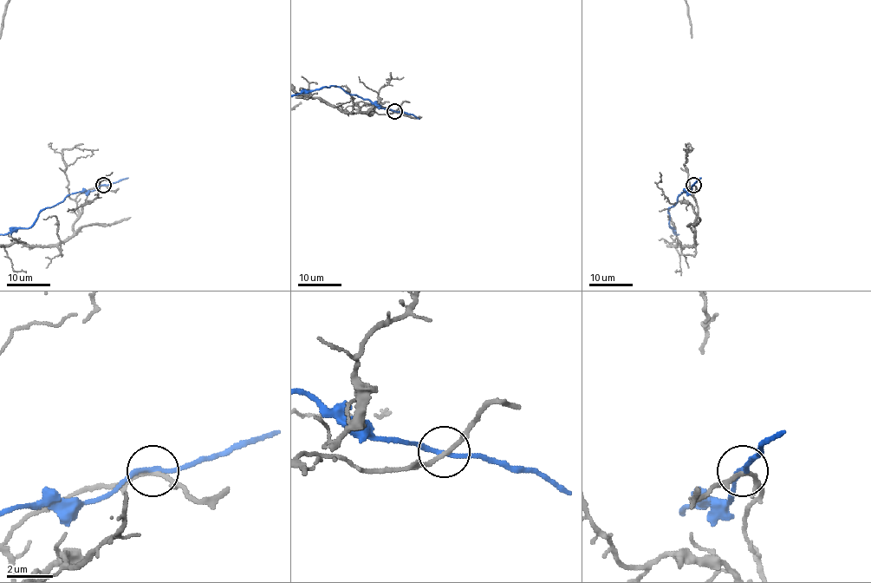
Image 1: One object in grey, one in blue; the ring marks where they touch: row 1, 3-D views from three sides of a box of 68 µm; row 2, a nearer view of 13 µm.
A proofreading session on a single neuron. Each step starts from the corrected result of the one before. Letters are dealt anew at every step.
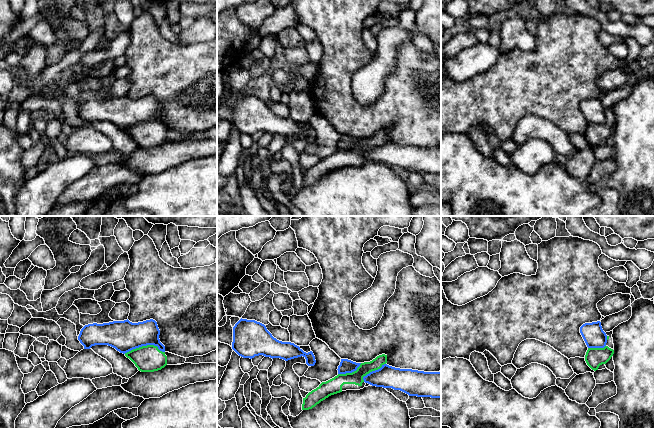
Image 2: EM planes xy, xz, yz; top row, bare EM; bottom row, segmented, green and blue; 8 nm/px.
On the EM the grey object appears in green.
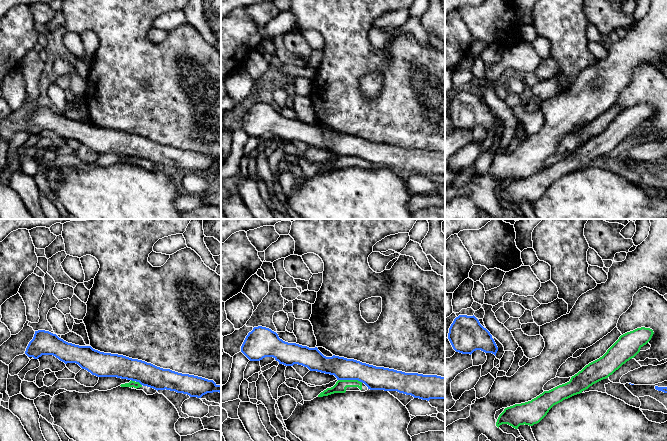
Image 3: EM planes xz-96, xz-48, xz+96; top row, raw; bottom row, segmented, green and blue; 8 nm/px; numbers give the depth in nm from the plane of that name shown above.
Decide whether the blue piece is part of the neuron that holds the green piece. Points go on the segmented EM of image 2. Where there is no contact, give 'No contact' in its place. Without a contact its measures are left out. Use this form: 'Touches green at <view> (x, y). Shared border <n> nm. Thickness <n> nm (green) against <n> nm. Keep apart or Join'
Touches green at xy (144, 346). Shared border 320 nm. Thickness 220 nm (green) against 240 nm. Keep apart

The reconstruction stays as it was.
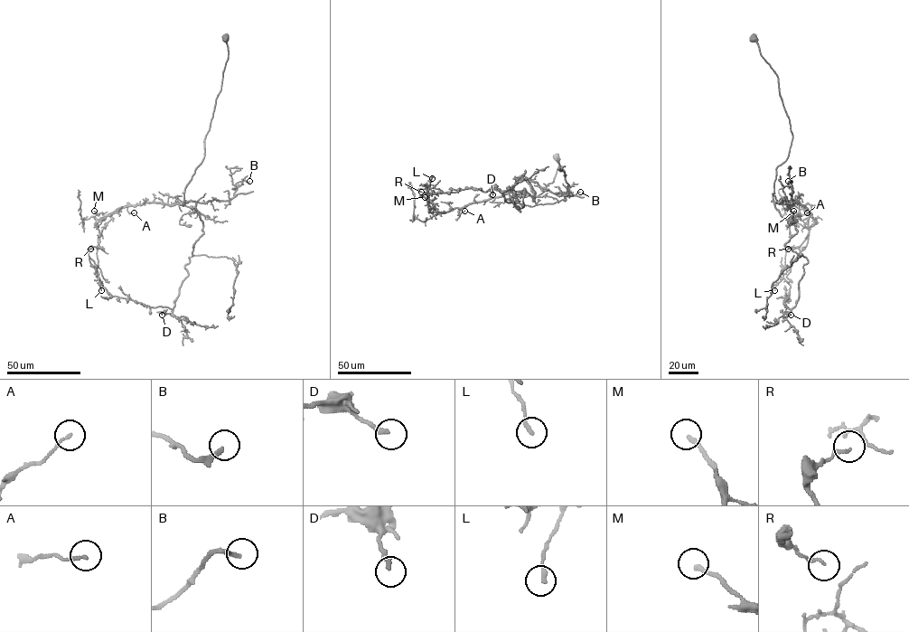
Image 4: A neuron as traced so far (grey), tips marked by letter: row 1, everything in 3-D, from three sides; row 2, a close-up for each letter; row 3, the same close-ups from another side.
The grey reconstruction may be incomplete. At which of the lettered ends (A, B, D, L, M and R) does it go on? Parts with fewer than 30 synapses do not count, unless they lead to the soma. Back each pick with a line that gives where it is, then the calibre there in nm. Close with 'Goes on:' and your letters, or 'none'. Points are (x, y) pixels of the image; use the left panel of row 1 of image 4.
Goes on: none

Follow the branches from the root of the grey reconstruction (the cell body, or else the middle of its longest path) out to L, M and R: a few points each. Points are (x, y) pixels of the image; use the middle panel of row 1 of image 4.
L: (556, 156), (553, 181), (537, 196), (527, 180), (514, 176), (514, 186), (501, 196), (430, 212), (432, 178)
M: (556, 156), (553, 181), (537, 196), (527, 180), (514, 176), (514, 186), (501, 196), (433, 215), (425, 197)
R: (556, 156), (553, 181), (537, 196), (514, 176), (501, 196), (430, 212), (429, 187), (421, 192)

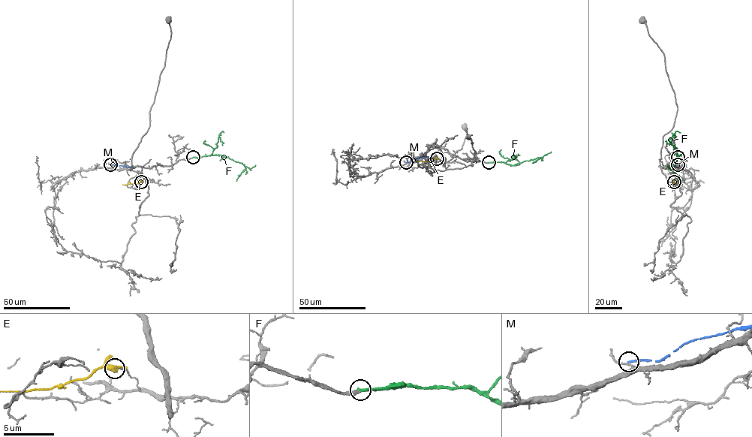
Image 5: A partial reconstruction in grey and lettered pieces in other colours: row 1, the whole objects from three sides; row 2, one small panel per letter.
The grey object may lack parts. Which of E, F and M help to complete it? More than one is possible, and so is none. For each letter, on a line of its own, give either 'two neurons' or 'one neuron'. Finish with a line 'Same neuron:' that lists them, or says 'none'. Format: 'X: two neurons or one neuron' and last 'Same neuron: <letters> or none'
E: two neurons
F: one neuron
M: two neurons
Same neuron: F

